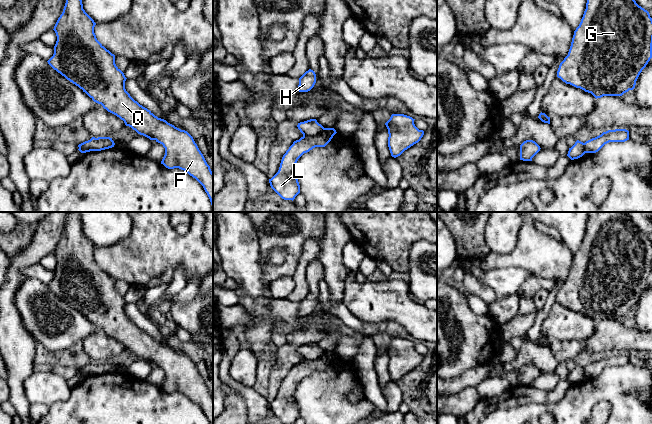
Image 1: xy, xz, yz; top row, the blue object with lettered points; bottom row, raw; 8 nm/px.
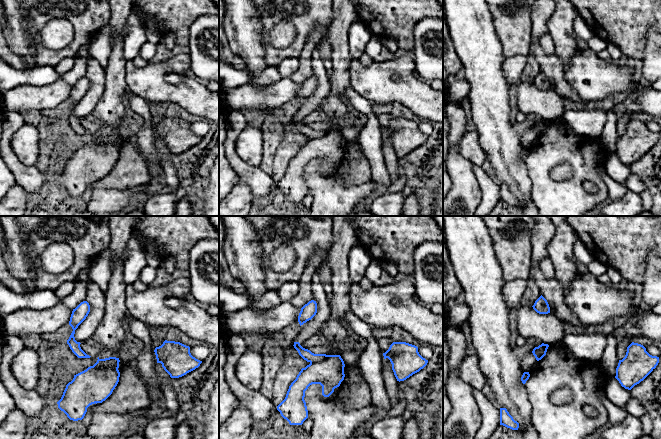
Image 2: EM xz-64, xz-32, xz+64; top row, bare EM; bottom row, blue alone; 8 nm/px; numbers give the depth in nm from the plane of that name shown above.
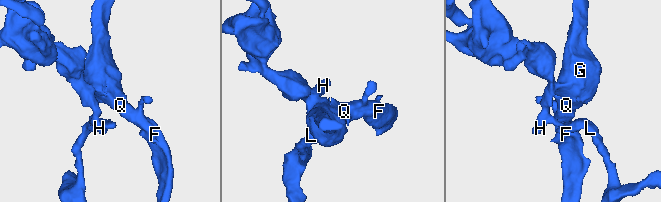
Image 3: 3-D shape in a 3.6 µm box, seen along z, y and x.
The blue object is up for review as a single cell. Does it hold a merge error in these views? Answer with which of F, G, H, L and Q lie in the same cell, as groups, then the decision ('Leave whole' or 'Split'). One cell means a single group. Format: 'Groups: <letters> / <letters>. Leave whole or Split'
Groups: F G H Q / L. Split

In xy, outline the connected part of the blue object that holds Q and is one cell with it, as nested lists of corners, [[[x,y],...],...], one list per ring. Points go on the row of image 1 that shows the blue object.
[[[66,0],[54,31],[57,41],[54,54],[48,64],[67,80],[83,90],[94,102],[116,115],[138,134],[163,145],[165,155],[161,161],[168,169],[179,168],[195,178],[207,193],[213,209],[213,172],[199,150],[193,137],[166,120],[158,118],[150,110],[135,101],[125,89],[126,77],[115,64],[115,55],[96,38],[96,23],[83,9],[82,0]]]

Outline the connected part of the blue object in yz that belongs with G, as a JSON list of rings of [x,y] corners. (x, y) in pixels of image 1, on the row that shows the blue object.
[[[587,0],[586,9],[579,26],[574,31],[571,46],[568,55],[560,63],[557,77],[566,84],[570,84],[576,88],[580,88],[585,92],[591,93],[596,99],[603,96],[622,96],[629,90],[633,90],[636,81],[652,58],[652,18],[647,10],[639,6],[635,0]]]

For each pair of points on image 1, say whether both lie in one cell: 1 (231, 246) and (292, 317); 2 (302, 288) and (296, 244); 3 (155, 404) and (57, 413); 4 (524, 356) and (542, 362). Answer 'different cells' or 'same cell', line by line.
1: different cells
2: different cells
3: same cell
4: same cell

